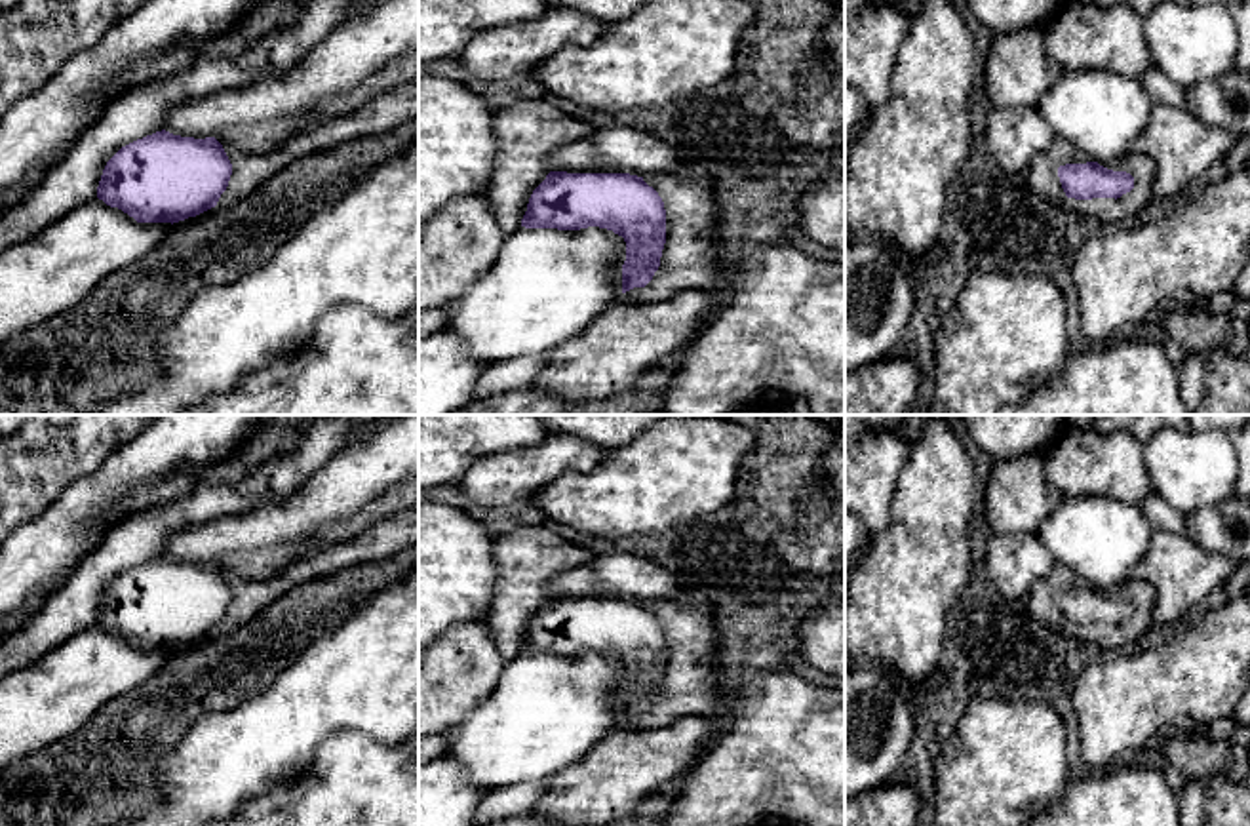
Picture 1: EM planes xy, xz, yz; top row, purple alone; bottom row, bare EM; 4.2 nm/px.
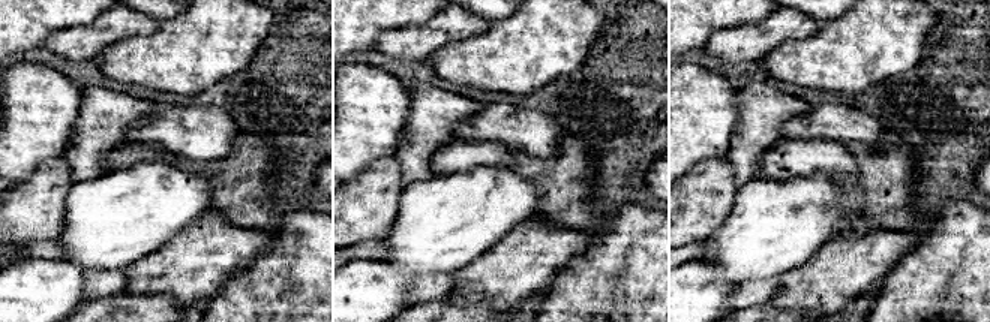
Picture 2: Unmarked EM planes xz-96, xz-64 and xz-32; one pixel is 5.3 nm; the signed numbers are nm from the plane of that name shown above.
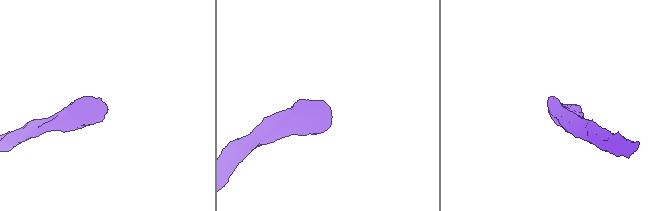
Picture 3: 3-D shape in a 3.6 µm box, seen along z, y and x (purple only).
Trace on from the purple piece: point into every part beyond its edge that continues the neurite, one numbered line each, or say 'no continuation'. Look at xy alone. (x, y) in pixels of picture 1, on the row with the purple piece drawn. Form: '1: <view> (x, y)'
1: xy (387, 111)

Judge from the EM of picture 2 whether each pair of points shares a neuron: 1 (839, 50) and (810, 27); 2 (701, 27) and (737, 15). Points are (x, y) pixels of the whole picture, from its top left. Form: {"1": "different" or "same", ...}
{"1": "different", "2": "same"}

